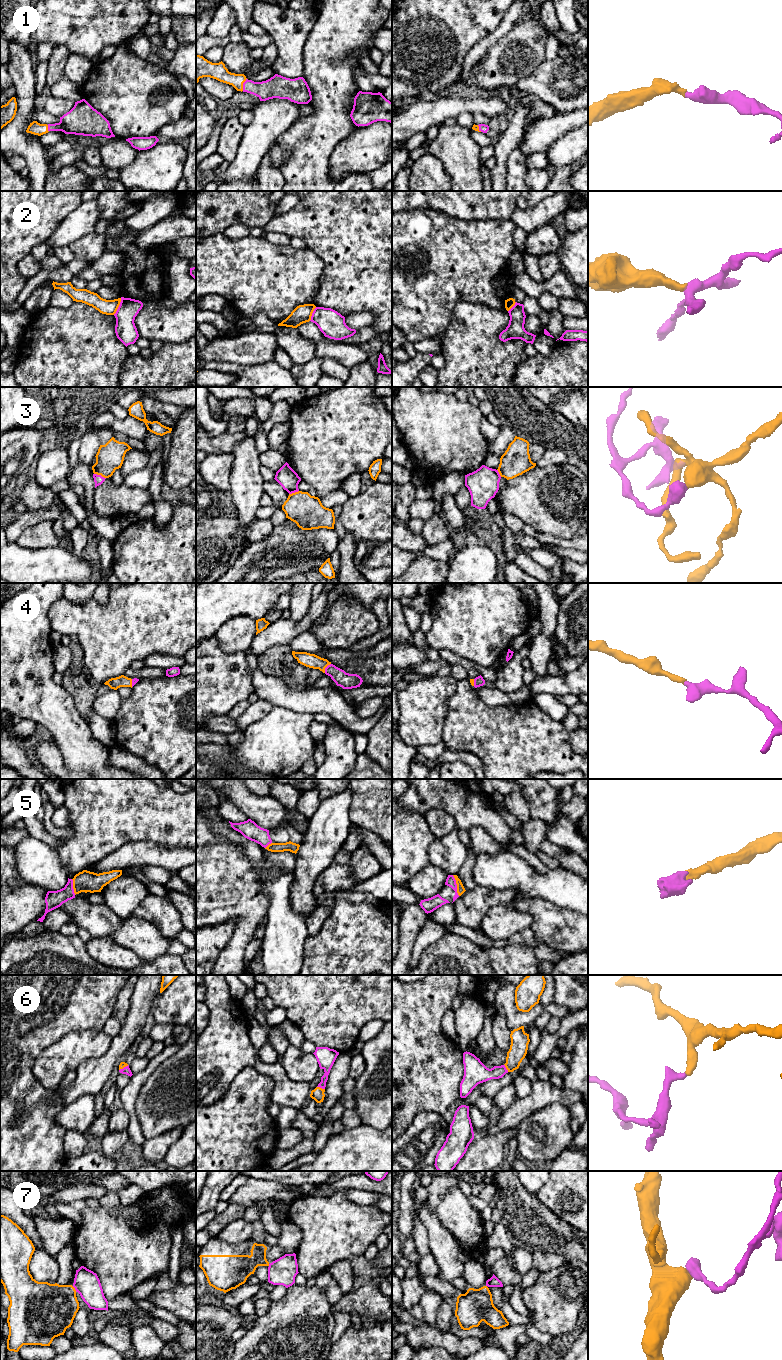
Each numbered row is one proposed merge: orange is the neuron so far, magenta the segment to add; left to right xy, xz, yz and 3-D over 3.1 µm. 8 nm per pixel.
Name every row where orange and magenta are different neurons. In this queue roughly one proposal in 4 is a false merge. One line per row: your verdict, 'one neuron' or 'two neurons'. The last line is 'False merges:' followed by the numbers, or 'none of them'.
1: one neuron
2: two neurons
3: one neuron
4: one neuron
5: one neuron
6: one neuron
7: two neurons
False merges: 2, 7

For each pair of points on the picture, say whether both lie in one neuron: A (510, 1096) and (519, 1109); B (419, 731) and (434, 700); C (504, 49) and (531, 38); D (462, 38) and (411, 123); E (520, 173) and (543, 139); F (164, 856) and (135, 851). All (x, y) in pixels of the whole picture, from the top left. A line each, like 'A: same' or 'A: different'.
A: different
B: same
C: same
D: different
E: different
F: same

